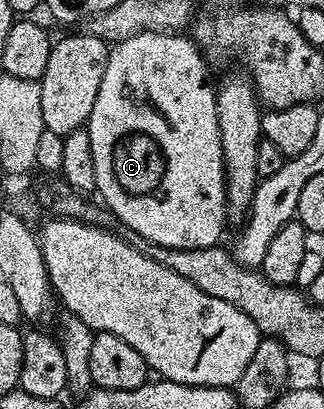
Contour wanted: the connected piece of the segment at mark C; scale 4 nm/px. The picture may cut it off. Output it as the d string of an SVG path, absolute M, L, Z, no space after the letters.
M142 31L132 36L129 39L122 40L115 44L109 50L108 60L106 61L106 73L102 73L102 85L98 85L98 97L94 101L94 109L90 109L90 117L86 124L86 130L90 137L90 149L94 152L94 177L96 178L96 191L98 195L104 198L103 206L116 214L116 219L124 227L129 227L136 235L141 235L145 239L145 244L153 247L173 247L179 251L189 251L190 249L206 249L207 247L215 247L221 242L220 234L224 231L224 223L228 219L228 206L226 205L226 181L224 180L224 154L222 153L222 133L218 125L218 109L216 108L216 92L213 84L208 84L208 71L210 72L209 64L206 62L203 55L200 54L200 48L192 42L191 38L184 33L169 33L166 31L150 32Z

